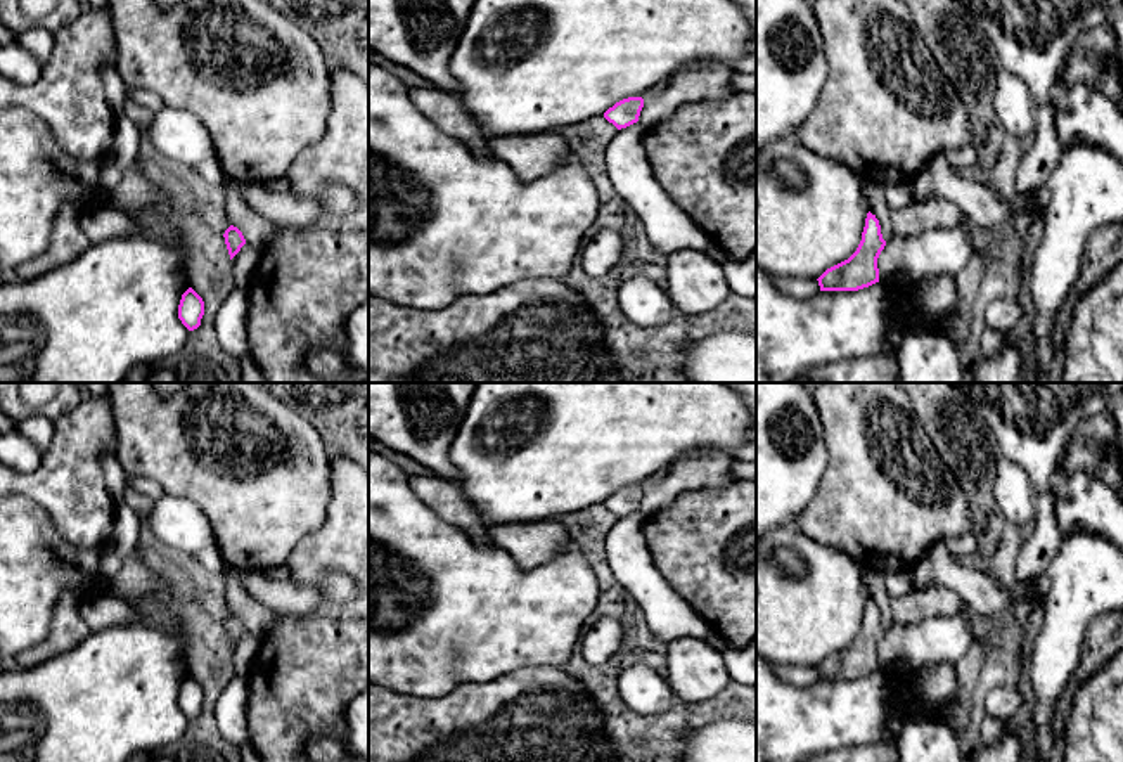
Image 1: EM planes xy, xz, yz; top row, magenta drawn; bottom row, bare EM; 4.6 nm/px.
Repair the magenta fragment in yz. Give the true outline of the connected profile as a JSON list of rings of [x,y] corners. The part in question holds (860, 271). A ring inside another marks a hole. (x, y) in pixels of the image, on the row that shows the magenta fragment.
[[[869,211],[857,251],[817,279],[820,291],[858,291],[879,282],[877,258],[884,246],[879,220]]]

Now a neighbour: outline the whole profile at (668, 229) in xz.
[[[633,123],[618,130],[606,149],[609,180],[616,194],[637,213],[649,241],[663,255],[670,256],[680,249],[706,251],[713,244],[711,236],[699,229],[658,184],[642,145],[644,133],[645,130],[639,123]]]

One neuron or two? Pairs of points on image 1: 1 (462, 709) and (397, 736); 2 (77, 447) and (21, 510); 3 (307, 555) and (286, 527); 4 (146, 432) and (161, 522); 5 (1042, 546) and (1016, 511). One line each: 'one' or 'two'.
1: one
2: two
3: two
4: two
5: two

